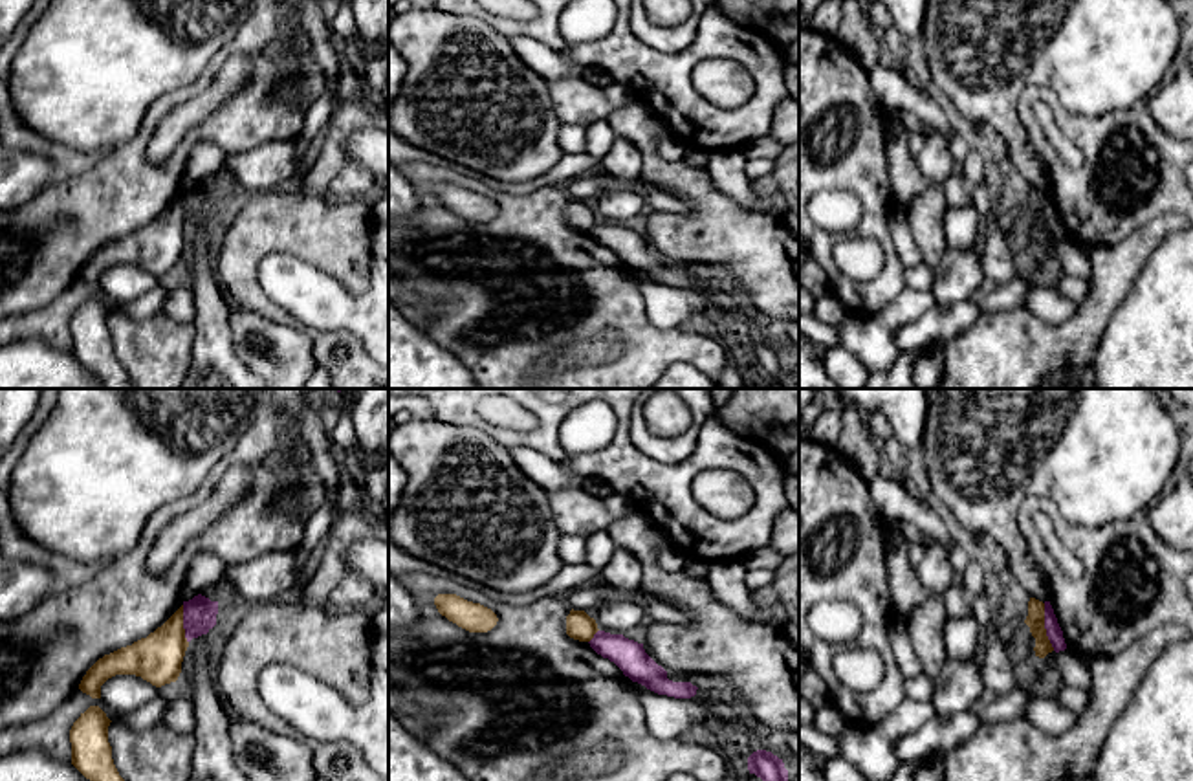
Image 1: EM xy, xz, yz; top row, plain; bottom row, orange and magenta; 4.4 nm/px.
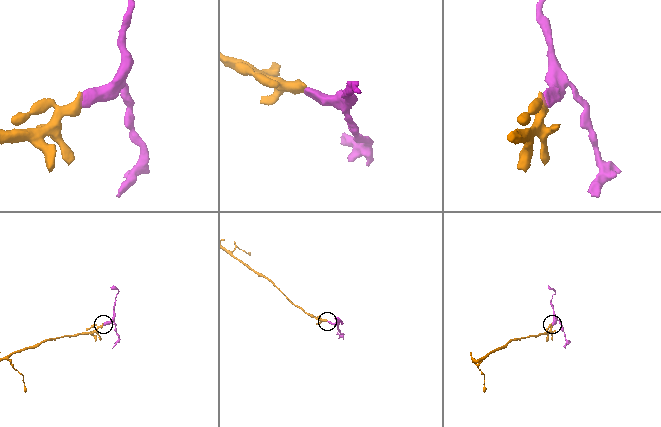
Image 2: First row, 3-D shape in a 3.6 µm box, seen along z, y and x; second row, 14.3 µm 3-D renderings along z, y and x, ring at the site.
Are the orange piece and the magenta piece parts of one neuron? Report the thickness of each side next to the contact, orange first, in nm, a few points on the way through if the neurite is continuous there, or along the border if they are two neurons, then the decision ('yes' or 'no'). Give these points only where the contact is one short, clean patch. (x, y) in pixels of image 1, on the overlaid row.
calibres 80 and 70 nm; border yz (1043, 604), (1043, 627), (1054, 649); no

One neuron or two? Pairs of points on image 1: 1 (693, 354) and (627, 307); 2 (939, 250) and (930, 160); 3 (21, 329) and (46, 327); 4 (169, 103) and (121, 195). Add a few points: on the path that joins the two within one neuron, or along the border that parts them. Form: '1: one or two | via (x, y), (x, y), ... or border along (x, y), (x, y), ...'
1: one | via (675, 347), (660, 347), (638, 325)
2: one | via (933, 228), (933, 182)
3: one | via (26, 327), (41, 327)
4: one | via (149, 125), (125, 173)

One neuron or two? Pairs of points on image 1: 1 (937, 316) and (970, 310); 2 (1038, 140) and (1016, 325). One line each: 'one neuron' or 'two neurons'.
1: one neuron
2: two neurons

